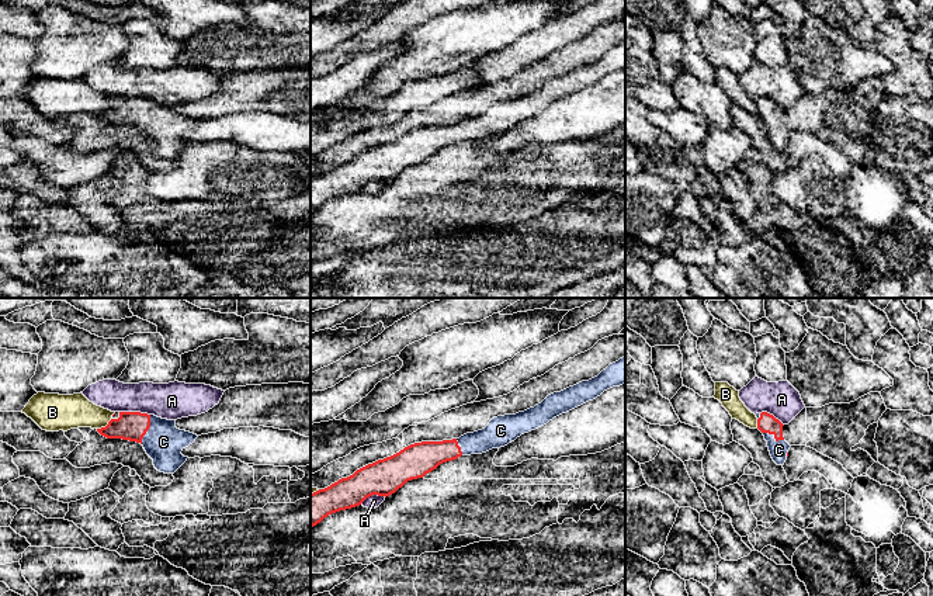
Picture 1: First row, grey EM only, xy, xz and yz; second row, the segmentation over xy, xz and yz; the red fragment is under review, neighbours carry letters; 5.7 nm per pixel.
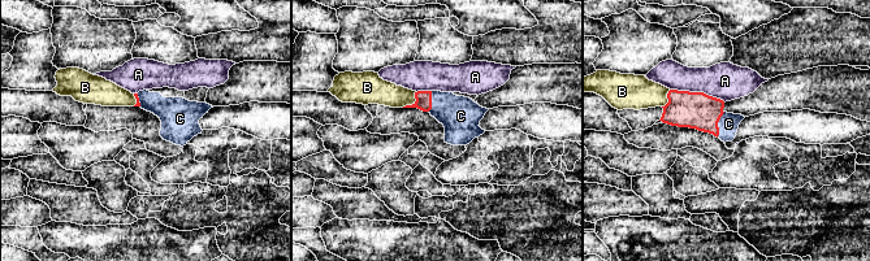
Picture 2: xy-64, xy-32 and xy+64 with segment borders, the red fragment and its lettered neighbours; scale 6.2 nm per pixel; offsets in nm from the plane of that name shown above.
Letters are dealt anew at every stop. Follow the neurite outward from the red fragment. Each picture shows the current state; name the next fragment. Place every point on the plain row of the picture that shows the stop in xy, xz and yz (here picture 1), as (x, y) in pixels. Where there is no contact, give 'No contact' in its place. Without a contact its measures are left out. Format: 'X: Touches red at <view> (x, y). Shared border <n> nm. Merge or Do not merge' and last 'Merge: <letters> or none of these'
A: Touches red at xy (135, 97). Shared border 180 nm. Do not merge
B: Touches red at xy (106, 111). Shared border 110 nm. Do not merge
C: Touches red at xy (148, 114). Shared border 180 nm. Merge
Merge: C

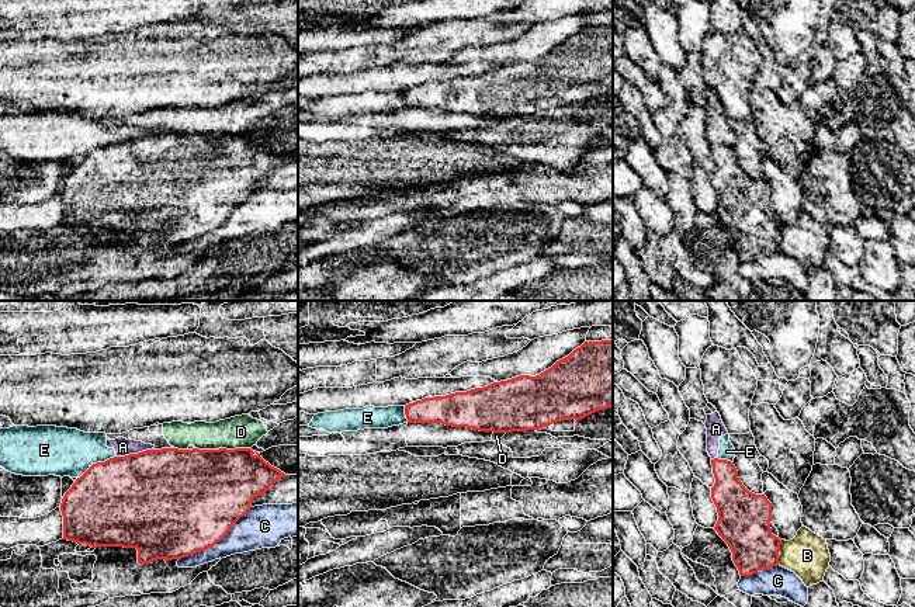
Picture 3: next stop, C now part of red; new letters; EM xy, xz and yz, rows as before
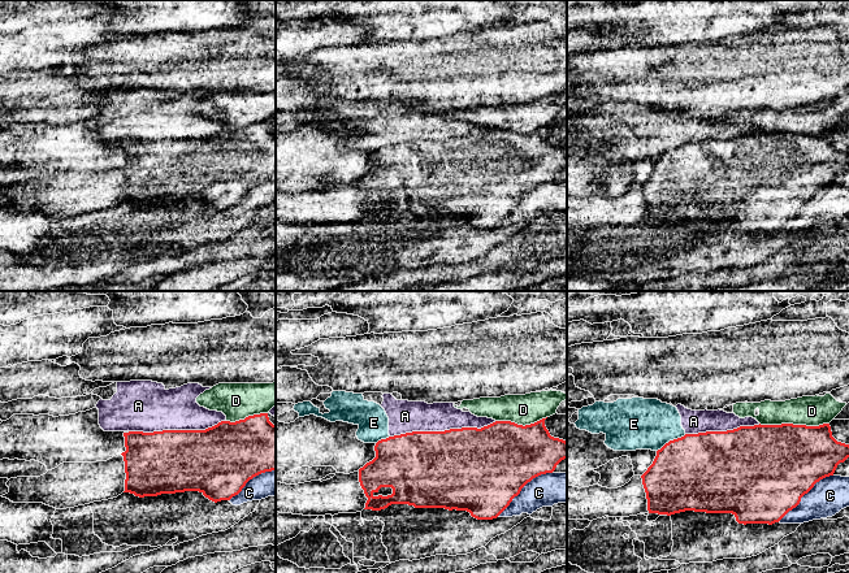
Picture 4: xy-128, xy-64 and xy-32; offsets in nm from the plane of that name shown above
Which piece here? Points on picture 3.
A: Touches red at xy (134, 139). Shared border 200 nm. Do not merge
B: Touches red at yz (777, 238). Shared border 150 nm. Do not merge
C: Touches red at xy (215, 228). Shared border 500 nm. Do not merge
D: Touches red at xy (224, 134). Shared border 320 nm. Do not merge
E: Touches red at xy (97, 148). Shared border 260 nm. Do not merge
Merge: none of these

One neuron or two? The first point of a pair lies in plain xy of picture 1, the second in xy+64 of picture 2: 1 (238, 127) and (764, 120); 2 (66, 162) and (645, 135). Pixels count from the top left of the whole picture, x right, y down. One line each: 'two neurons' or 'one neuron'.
1: one neuron
2: two neurons

